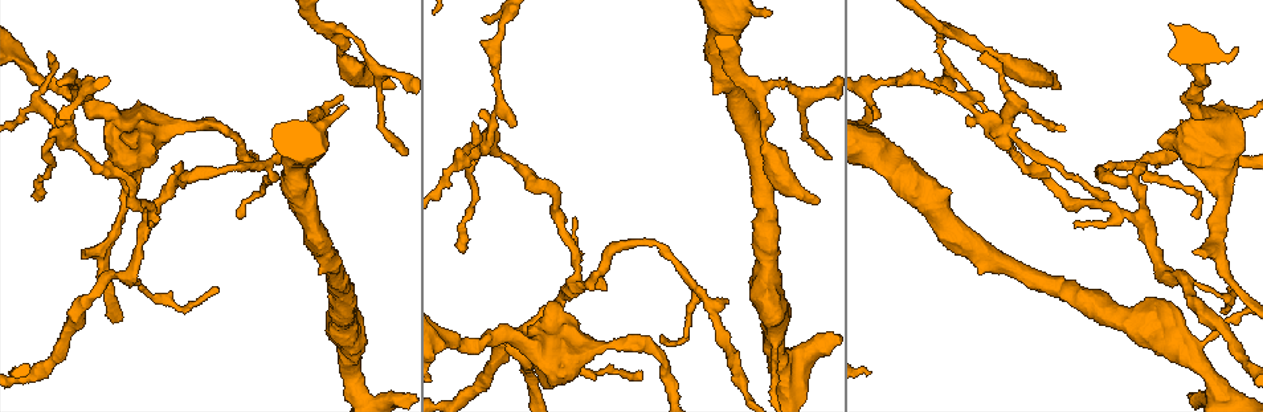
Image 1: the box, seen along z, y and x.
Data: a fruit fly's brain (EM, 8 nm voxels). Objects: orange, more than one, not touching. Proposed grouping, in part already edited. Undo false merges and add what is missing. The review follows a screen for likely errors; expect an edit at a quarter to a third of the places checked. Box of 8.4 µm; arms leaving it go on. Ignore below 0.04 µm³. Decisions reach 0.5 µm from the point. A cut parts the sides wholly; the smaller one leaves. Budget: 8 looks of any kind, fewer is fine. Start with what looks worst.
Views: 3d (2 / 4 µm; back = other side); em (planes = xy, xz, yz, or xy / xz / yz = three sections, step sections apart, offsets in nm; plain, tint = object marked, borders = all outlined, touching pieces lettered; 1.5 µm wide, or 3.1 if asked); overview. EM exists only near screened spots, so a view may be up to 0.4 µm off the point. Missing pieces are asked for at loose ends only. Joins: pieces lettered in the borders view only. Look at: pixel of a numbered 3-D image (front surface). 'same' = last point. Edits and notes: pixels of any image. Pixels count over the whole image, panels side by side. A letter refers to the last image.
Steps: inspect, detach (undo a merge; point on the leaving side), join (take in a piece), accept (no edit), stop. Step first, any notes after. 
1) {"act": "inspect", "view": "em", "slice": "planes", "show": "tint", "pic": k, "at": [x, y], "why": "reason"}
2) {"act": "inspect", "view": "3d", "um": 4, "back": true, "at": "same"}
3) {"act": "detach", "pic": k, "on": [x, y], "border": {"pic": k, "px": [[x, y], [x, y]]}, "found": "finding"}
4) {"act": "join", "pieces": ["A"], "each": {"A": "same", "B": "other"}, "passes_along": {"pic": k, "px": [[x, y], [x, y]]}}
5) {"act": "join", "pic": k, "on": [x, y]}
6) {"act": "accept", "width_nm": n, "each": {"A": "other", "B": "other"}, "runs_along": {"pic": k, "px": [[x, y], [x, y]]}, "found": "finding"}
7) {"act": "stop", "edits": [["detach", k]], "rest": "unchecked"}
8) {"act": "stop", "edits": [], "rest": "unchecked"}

{"act": "inspect", "view": "3d", "um": 2, "pic": 1, "at": [66, 134], "why": "a narrow waist"}

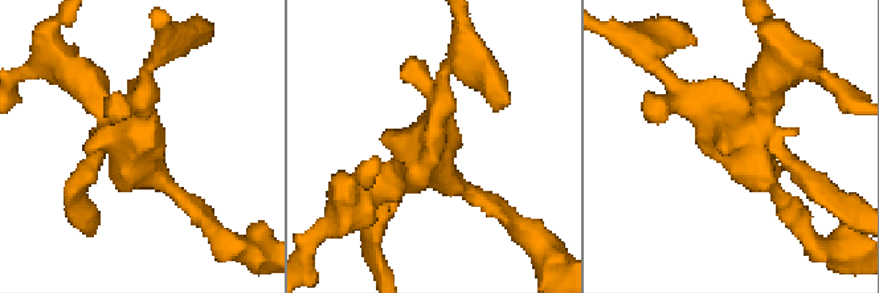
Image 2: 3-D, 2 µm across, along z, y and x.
{"act": "inspect", "view": "em", "um": 3.1, "slice": "yz", "step": 8, "show": "borders", "pic": 2, "at": [428, 153]}

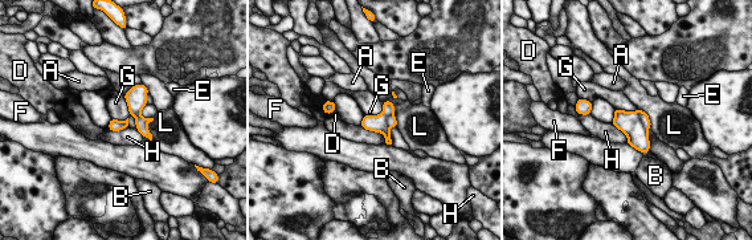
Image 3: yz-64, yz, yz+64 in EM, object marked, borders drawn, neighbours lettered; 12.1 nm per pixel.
{"act": "detach", "pic": 3, "on": [629, 122], "longest_contact_nm": ["H", 380], "each": {"A": "other", "B": "other", "D": "other", "E": "other", "F": "other", "G": "other", "H": "other", "L": "other"}, "border": {"pic": 3, "px": [[636, 110], [646, 130]]}, "found": "two neurons meet here"}

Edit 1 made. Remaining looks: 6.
{"act": "inspect", "view": "3d", "um": 4, "pic": 1, "at": [1194, 251]}

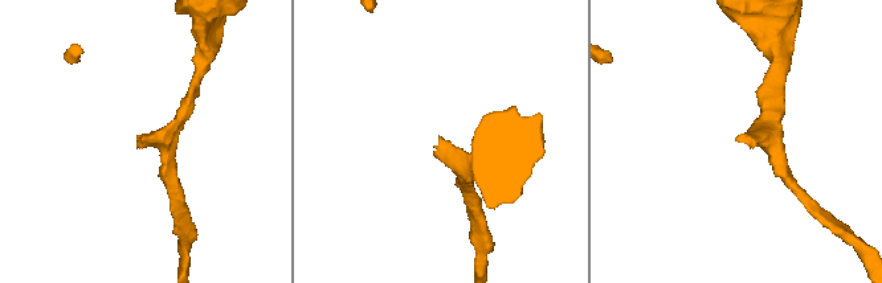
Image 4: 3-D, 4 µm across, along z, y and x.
{"act": "inspect", "view": "em", "slice": "yz", "step": 4, "show": "borders", "pic": 4, "at": [140, 140], "why": "now the EM"}

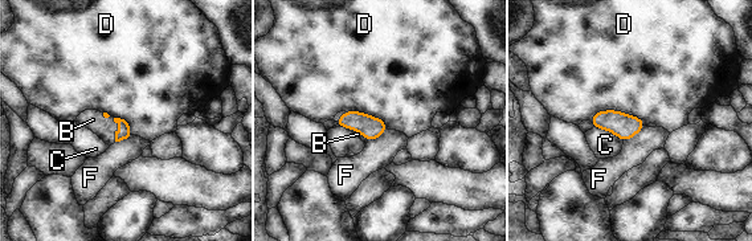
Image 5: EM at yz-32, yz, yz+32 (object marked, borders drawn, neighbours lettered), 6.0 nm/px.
{"act": "join", "pieces": ["B"], "each": {"B": "same", "C": "other", "D": "other", "F": "other"}, "passes_along": {"pic": 5, "px": [[123, 130], [117, 130], [93, 119]]}, "found": "it goes on there"}

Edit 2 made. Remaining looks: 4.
{"act": "inspect", "view": "em", "slice": "planes", "show": "borders", "pic": 1, "at": [58, 116], "why": "branch stops here"}

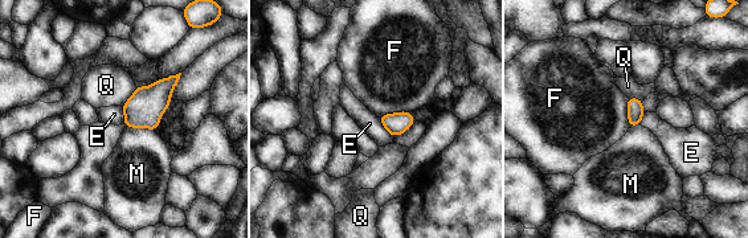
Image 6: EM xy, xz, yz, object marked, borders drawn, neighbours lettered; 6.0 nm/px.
{"act": "accept", "each": {"E": "other", "F": "other", "M": "other", "Q": "other"}, "border": {"pic": 6, "px": [[376, 117], [393, 138]]}, "found": "no lettered piece goes on from it"}

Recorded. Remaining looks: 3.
{"act": "stop", "edits": [["detach", 3], ["join", 5]], "rest": "unchecked"}

